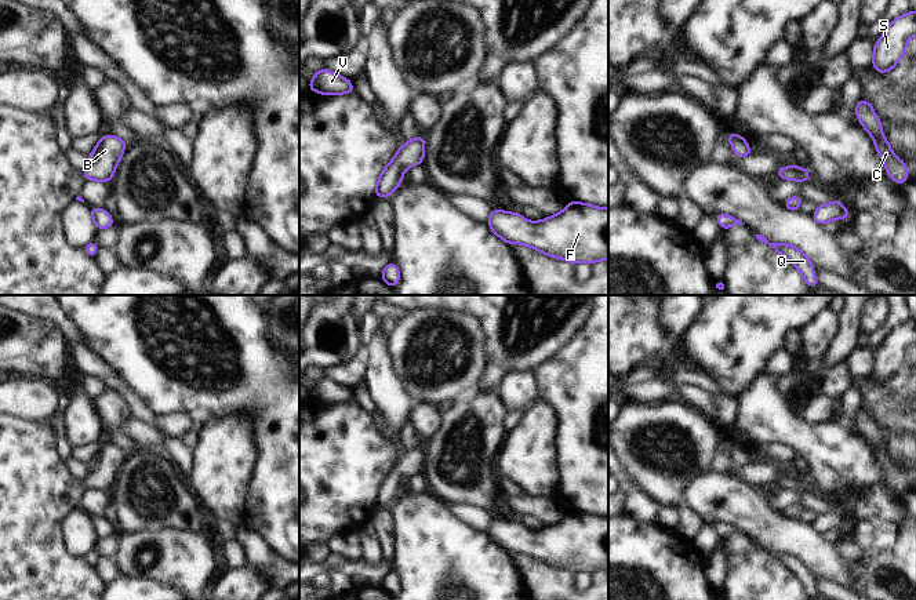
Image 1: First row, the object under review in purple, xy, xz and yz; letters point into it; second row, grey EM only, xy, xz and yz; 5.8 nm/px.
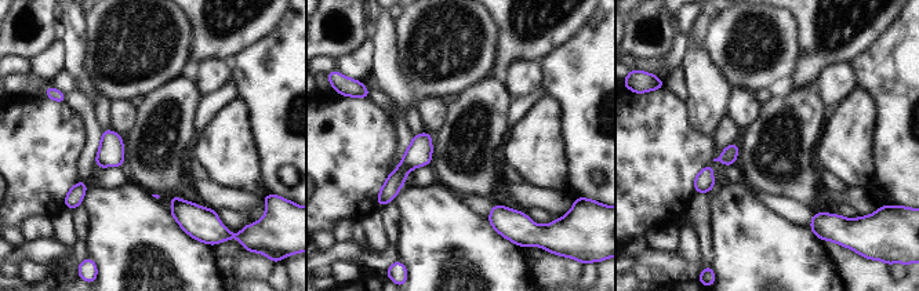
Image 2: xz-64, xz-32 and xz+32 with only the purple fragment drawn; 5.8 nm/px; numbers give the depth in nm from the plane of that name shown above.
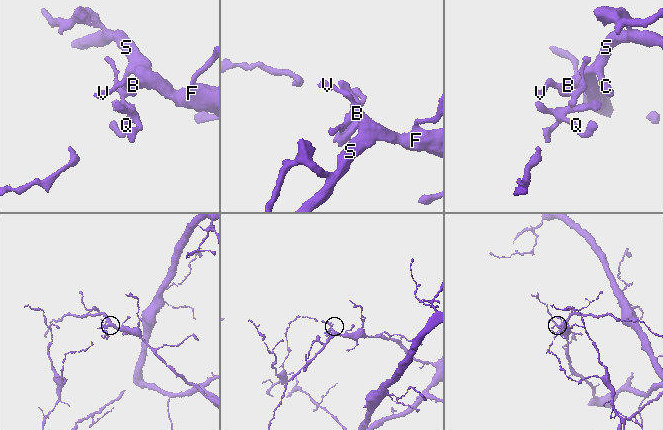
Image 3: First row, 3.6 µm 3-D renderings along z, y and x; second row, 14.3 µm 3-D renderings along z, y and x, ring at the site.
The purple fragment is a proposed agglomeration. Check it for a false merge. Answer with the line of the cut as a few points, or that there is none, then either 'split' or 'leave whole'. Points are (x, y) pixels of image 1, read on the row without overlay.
cut none; leave whole

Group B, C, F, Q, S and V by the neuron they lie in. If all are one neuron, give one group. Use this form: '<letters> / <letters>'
B C F Q S V

